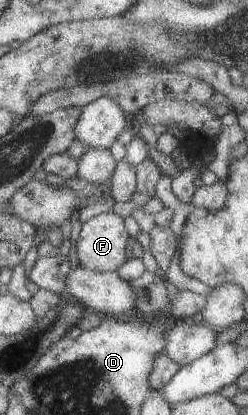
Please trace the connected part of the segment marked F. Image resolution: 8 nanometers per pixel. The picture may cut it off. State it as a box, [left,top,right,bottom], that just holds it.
[76,211,128,273]

